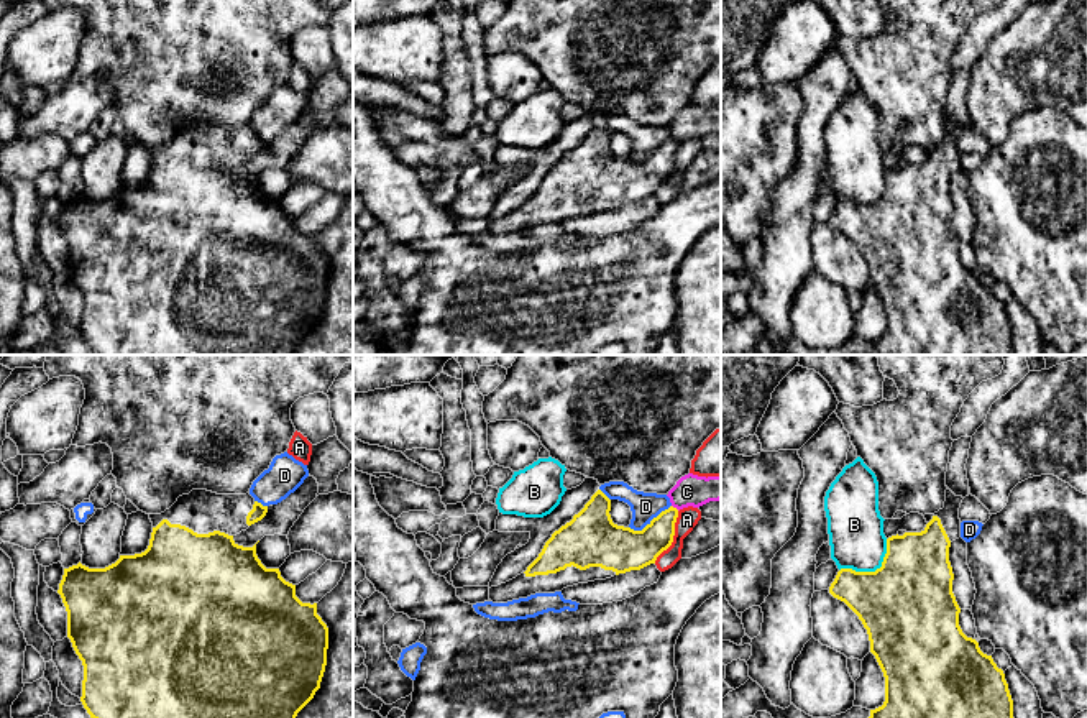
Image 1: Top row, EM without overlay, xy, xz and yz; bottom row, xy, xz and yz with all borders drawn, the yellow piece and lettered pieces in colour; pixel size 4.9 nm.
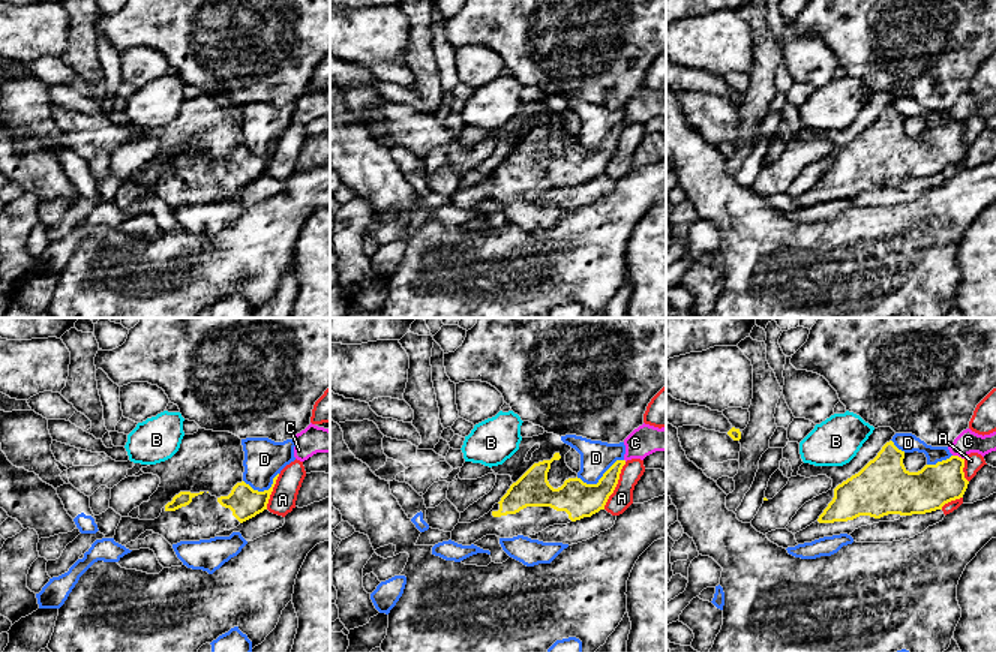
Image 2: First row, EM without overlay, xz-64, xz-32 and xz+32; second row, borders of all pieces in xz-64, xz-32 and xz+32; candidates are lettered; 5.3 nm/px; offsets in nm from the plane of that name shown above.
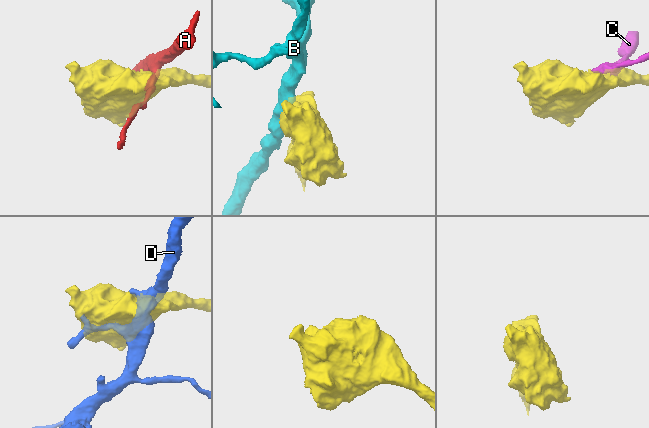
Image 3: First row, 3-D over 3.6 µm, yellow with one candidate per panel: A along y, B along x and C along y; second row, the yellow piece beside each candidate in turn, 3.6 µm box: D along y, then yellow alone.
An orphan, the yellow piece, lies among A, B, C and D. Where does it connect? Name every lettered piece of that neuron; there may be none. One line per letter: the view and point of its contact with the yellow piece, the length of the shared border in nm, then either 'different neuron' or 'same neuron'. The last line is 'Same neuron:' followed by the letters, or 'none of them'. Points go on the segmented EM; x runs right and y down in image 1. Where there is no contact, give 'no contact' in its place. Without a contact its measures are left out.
A: xz (672, 538) | 280 nm | different neuron
B: yz (872, 572) | 280 nm | different neuron
C: xz (675, 508) | 50 nm | different neuron
D: xz (651, 521) | 240 nm | different neuron
Same neuron: none of them

